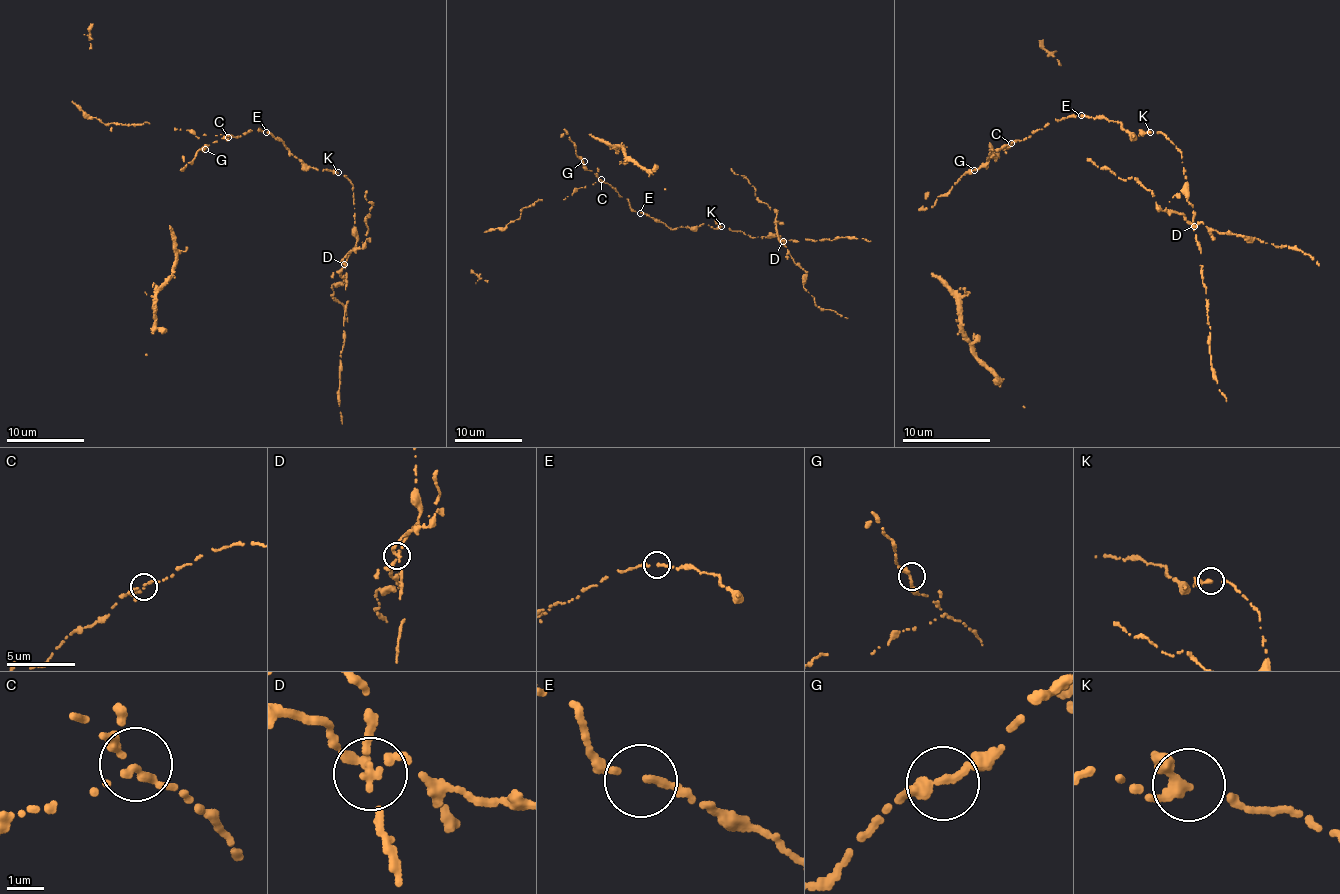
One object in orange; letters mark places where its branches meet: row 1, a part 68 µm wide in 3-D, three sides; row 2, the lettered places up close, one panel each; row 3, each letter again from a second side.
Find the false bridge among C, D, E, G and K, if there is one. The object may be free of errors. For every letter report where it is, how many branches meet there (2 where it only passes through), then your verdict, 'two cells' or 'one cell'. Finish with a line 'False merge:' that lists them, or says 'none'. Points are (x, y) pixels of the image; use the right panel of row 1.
C: at (1011, 143); 2 branches meet; one cell
D: at (1194, 226); 3 branches meet; two cells
E: at (1081, 115); 2 branches meet; one cell
G: at (974, 170); 2 branches meet; one cell
K: at (1150, 132); 3 branches meet; one cell
False merge: D

